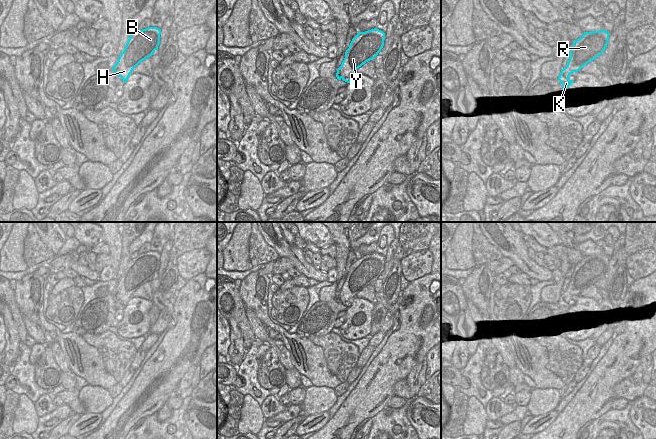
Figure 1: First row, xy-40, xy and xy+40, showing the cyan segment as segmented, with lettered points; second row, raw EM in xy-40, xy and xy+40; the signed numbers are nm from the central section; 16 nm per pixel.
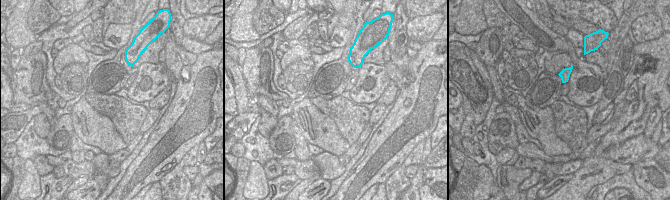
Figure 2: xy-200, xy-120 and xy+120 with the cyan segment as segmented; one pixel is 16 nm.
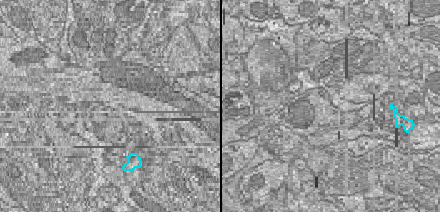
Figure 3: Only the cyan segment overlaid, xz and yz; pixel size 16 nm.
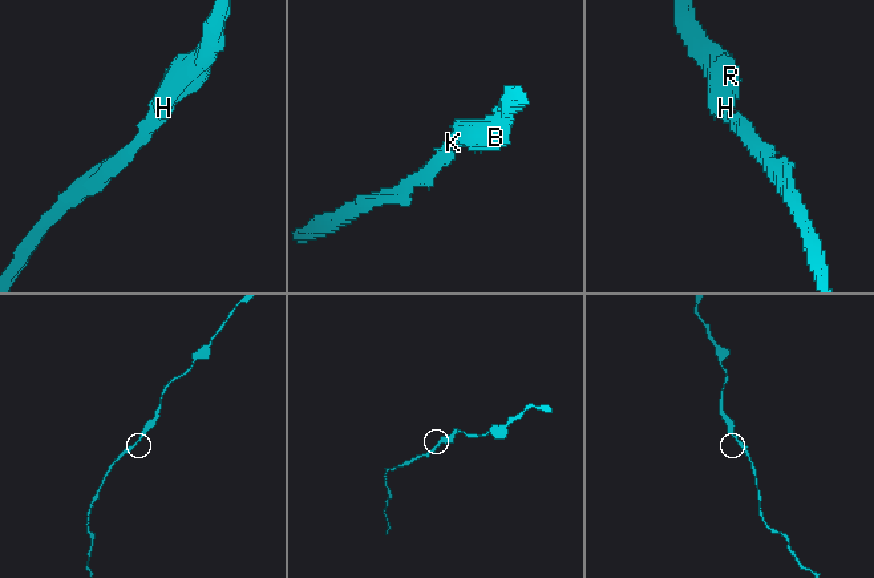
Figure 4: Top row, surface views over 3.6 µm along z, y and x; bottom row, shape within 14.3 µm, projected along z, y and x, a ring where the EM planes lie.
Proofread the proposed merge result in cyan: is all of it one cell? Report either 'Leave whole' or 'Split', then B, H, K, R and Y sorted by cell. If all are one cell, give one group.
Leave whole. Groups: B H K R Y

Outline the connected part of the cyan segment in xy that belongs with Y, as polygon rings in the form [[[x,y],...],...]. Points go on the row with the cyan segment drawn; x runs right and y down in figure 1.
[[[377,28],[358,32],[345,52],[345,58],[337,69],[336,77],[350,83],[357,69],[373,60],[384,46],[385,33]]]

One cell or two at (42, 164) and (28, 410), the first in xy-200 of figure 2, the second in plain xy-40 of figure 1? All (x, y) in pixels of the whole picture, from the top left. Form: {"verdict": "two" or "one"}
{"verdict": "two"}

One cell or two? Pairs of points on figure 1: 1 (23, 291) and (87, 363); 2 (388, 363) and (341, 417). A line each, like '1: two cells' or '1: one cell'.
1: one cell
2: one cell

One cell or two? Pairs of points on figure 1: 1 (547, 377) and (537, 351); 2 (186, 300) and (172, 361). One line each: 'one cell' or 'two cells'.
1: one cell
2: one cell

